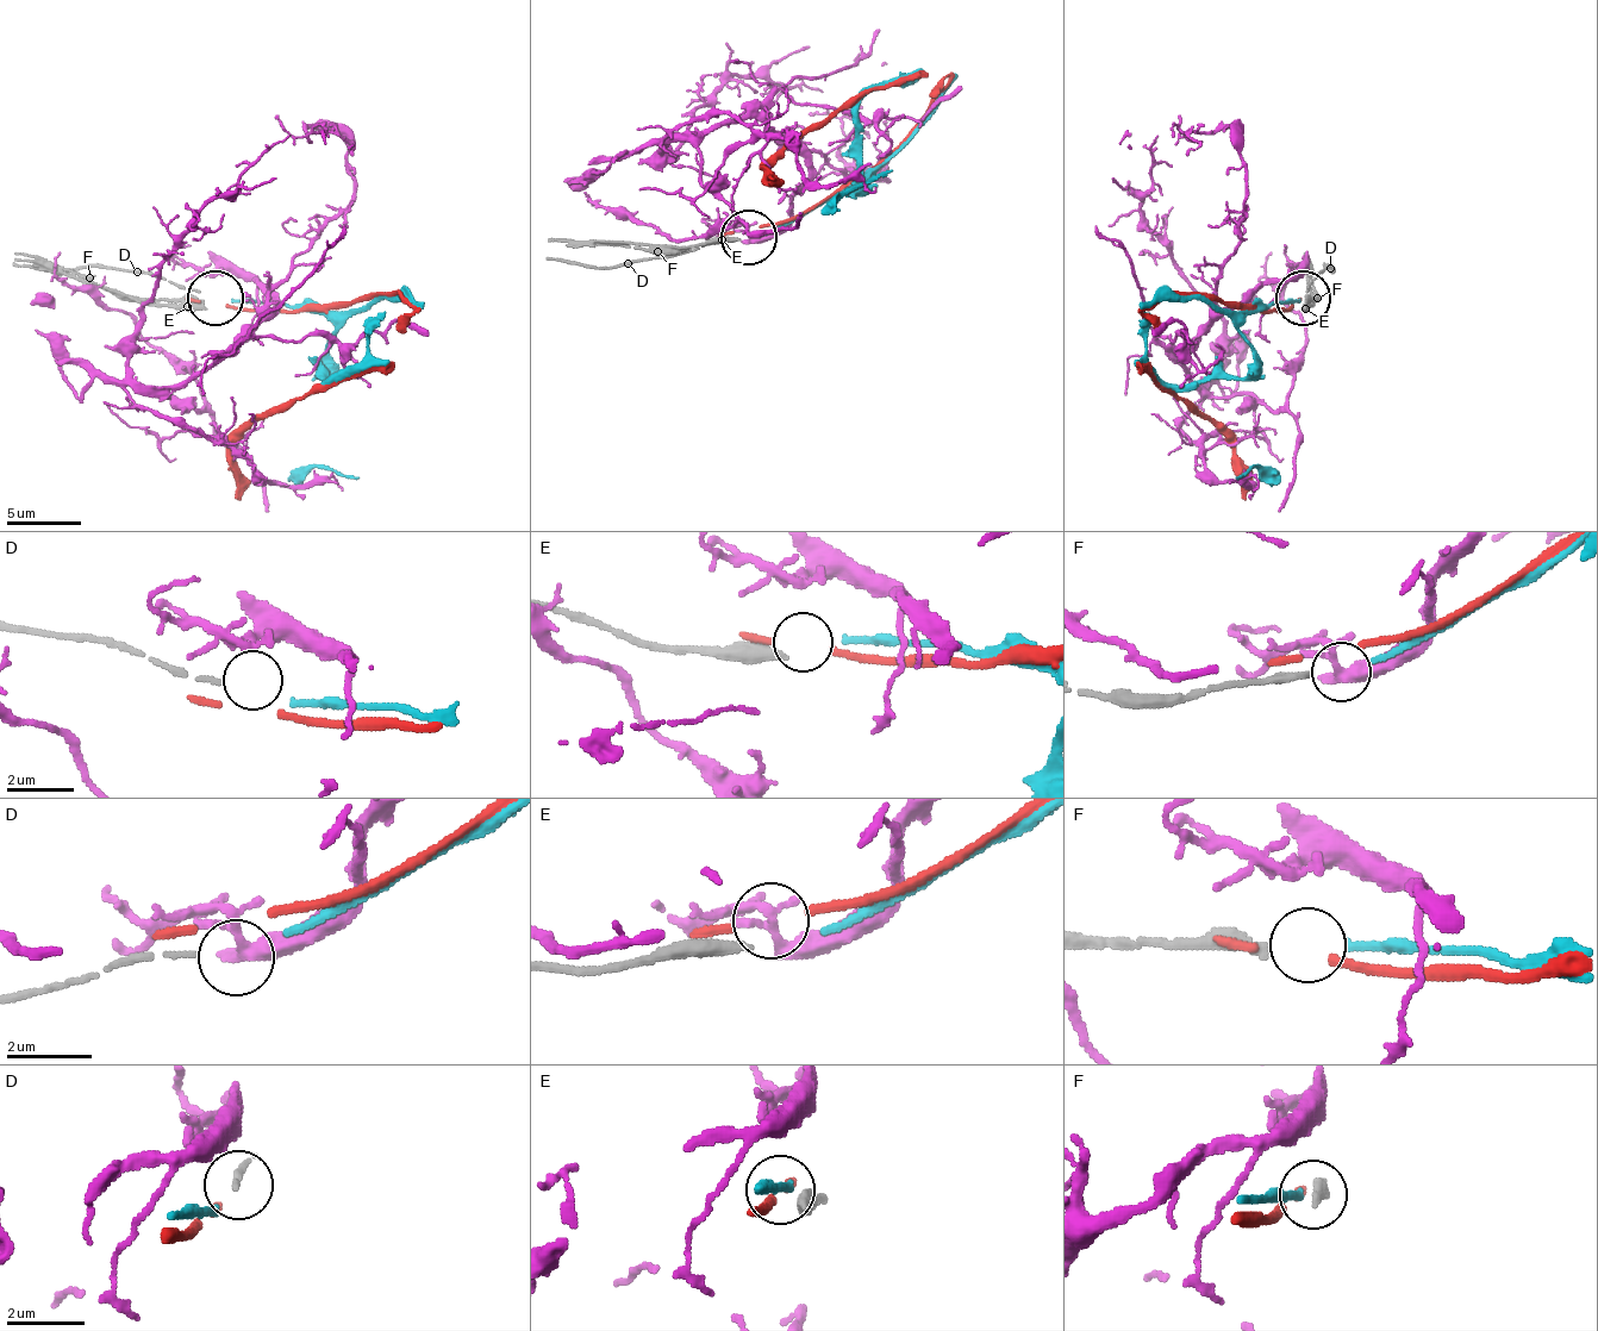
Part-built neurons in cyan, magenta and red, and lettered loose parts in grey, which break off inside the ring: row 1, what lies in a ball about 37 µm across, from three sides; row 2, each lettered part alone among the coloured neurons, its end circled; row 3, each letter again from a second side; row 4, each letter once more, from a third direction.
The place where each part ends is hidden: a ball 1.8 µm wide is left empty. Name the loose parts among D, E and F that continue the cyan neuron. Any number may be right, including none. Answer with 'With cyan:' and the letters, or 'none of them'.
With cyan: F

